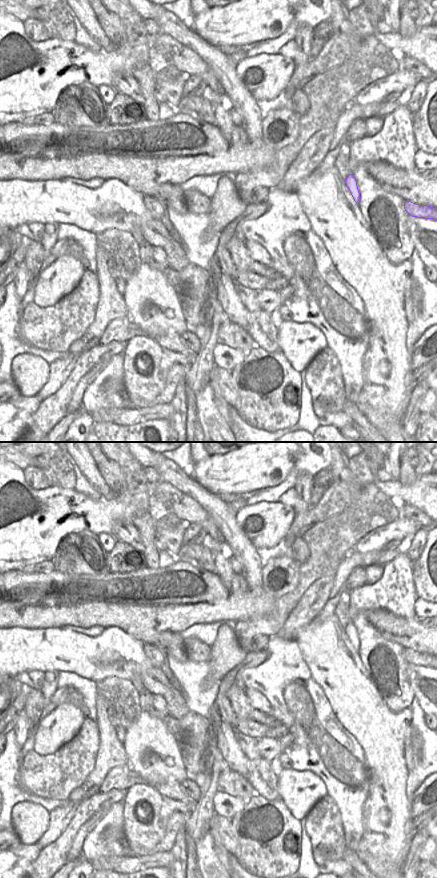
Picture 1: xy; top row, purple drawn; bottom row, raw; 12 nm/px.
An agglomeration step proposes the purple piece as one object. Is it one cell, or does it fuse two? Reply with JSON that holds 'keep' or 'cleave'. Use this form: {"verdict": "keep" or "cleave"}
{"verdict": "keep"}

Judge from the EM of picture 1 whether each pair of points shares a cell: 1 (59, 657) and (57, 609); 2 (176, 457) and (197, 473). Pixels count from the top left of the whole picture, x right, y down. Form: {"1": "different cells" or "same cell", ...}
{"1": "different cells", "2": "different cells"}

